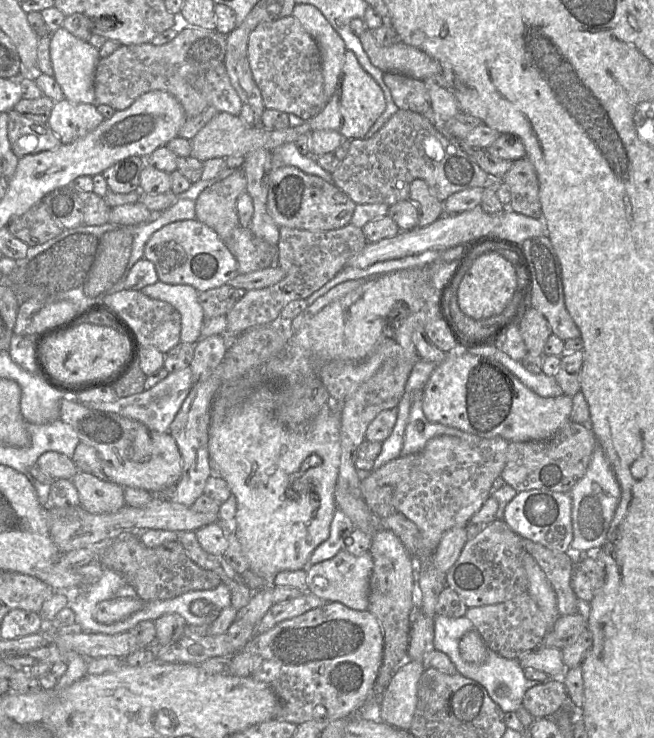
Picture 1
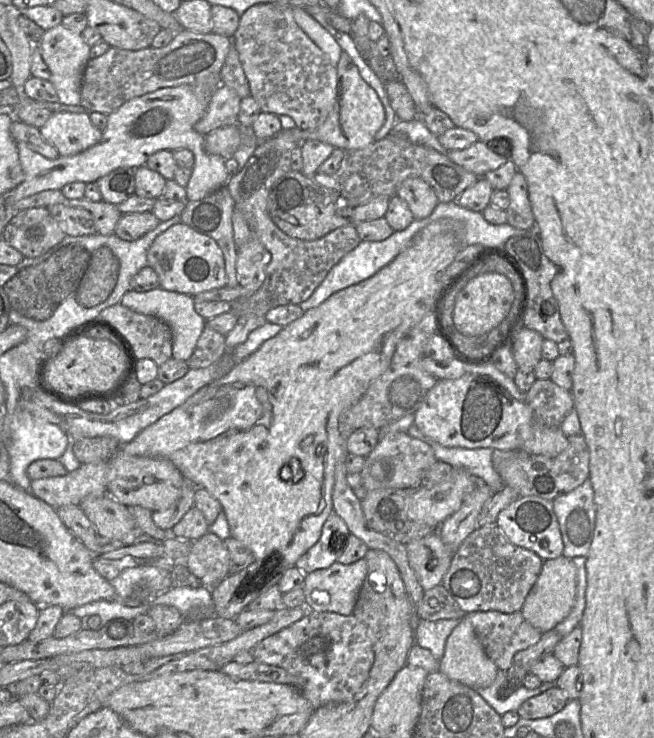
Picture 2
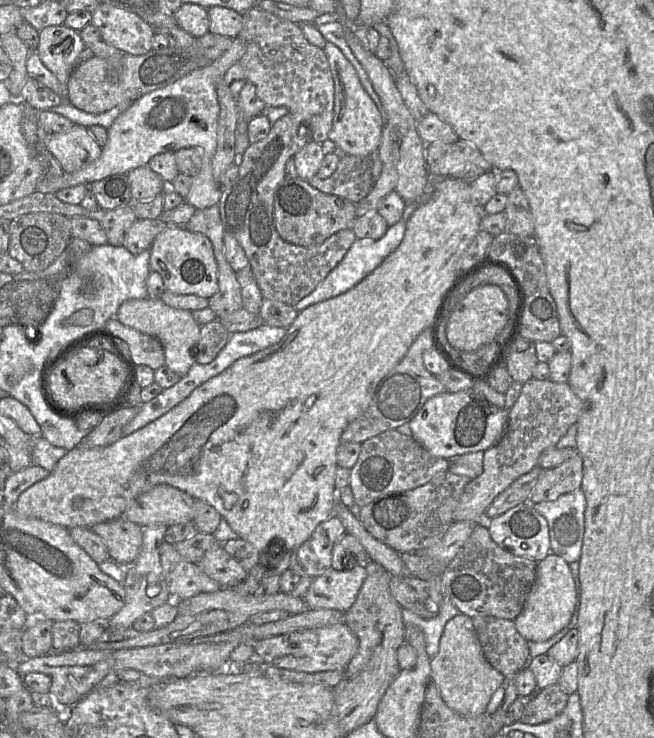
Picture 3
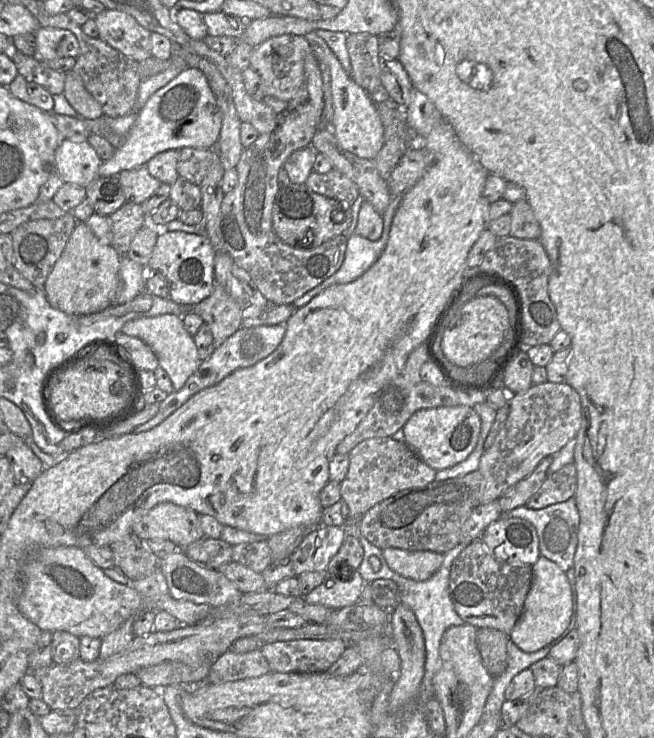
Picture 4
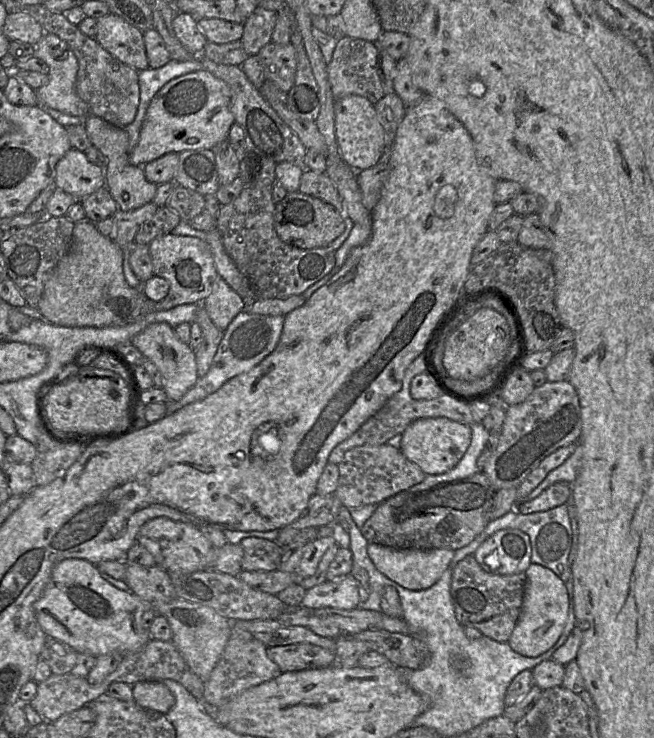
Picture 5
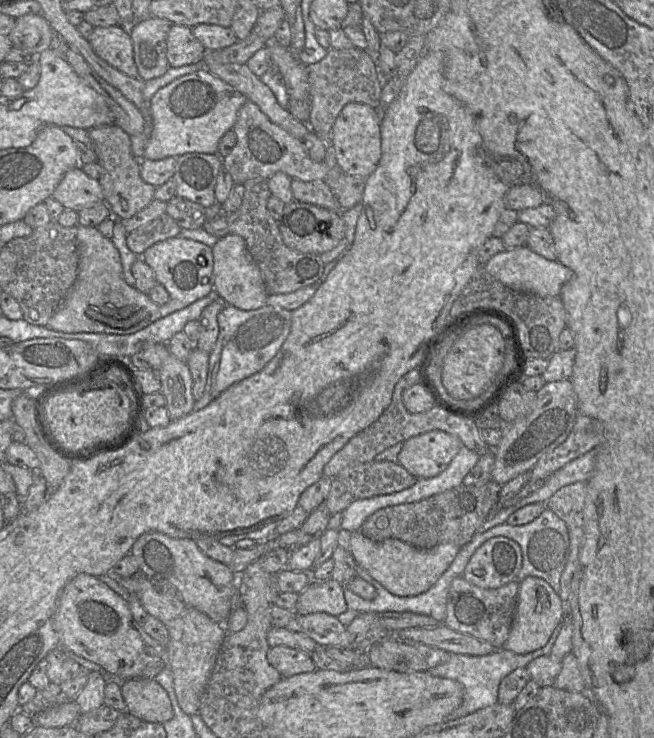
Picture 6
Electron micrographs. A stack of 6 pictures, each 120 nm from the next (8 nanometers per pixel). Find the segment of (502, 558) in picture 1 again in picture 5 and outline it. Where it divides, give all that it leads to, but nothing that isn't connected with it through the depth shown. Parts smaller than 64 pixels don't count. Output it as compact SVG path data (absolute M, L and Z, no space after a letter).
M474 555L457 563L451 579L450 594L457 621L464 627L479 630L497 642L508 642L518 621L526 583L526 574L498 575L481 568Z

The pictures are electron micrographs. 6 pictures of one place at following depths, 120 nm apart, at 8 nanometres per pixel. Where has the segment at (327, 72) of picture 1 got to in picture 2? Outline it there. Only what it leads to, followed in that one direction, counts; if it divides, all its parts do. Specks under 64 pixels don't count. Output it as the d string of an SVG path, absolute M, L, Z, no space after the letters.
M293 7L292 13L297 25L327 55L331 64L337 67L343 50L335 38L308 14L303 7Z

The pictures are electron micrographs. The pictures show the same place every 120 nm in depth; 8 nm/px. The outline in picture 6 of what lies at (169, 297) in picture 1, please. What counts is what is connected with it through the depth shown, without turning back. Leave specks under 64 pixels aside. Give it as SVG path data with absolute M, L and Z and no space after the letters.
M155 344L162 365L158 375L160 392L165 397L165 407L170 421L179 419L193 411L192 377L186 362L175 358L166 344Z

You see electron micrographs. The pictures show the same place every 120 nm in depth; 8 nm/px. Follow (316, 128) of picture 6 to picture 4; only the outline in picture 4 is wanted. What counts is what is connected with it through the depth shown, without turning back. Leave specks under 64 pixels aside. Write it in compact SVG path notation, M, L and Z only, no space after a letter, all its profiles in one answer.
M368 33L348 34L346 46L351 79L369 95L381 92L378 37Z

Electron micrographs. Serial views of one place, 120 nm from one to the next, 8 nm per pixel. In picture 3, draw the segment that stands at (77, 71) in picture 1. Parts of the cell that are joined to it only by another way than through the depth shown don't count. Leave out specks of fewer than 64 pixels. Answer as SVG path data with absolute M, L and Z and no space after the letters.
M65 24L48 26L39 31L36 52L45 67L59 80L64 88L64 96L76 60L85 48L80 32Z

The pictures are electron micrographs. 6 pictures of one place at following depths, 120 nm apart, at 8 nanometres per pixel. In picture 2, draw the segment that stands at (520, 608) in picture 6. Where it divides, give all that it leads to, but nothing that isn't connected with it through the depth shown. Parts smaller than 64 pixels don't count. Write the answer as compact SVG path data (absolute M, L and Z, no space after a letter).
M560 556L546 560L536 583L530 590L521 609L525 620L542 633L551 631L571 612L576 598L577 575L572 559Z

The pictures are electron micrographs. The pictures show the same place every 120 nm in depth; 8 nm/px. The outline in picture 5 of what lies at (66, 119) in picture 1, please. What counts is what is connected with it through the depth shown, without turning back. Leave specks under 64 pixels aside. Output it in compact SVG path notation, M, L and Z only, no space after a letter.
M70 148L56 164L53 185L81 201L105 186L104 168L90 163L85 152Z

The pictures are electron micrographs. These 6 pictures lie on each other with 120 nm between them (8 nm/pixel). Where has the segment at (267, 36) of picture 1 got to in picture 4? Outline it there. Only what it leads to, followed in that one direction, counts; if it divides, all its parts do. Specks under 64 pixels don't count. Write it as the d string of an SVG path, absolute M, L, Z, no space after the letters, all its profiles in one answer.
M283 34L274 36L257 46L250 57L250 67L260 76L264 92L279 100L289 102L304 80L304 59L312 52L306 37Z

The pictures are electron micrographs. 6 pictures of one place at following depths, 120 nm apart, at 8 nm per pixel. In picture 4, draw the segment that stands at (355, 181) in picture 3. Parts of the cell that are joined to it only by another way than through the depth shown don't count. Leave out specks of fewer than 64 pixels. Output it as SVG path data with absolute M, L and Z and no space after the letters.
M334 168L324 174L312 170L304 184L316 193L338 200L349 206L360 195L357 185Z

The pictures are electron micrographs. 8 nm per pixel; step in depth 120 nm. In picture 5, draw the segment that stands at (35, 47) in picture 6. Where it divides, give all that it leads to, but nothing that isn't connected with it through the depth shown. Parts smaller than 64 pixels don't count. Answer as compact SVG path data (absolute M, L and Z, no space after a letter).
M14 11L7 14L4 34L10 41L36 45L45 33L31 15L22 11Z

